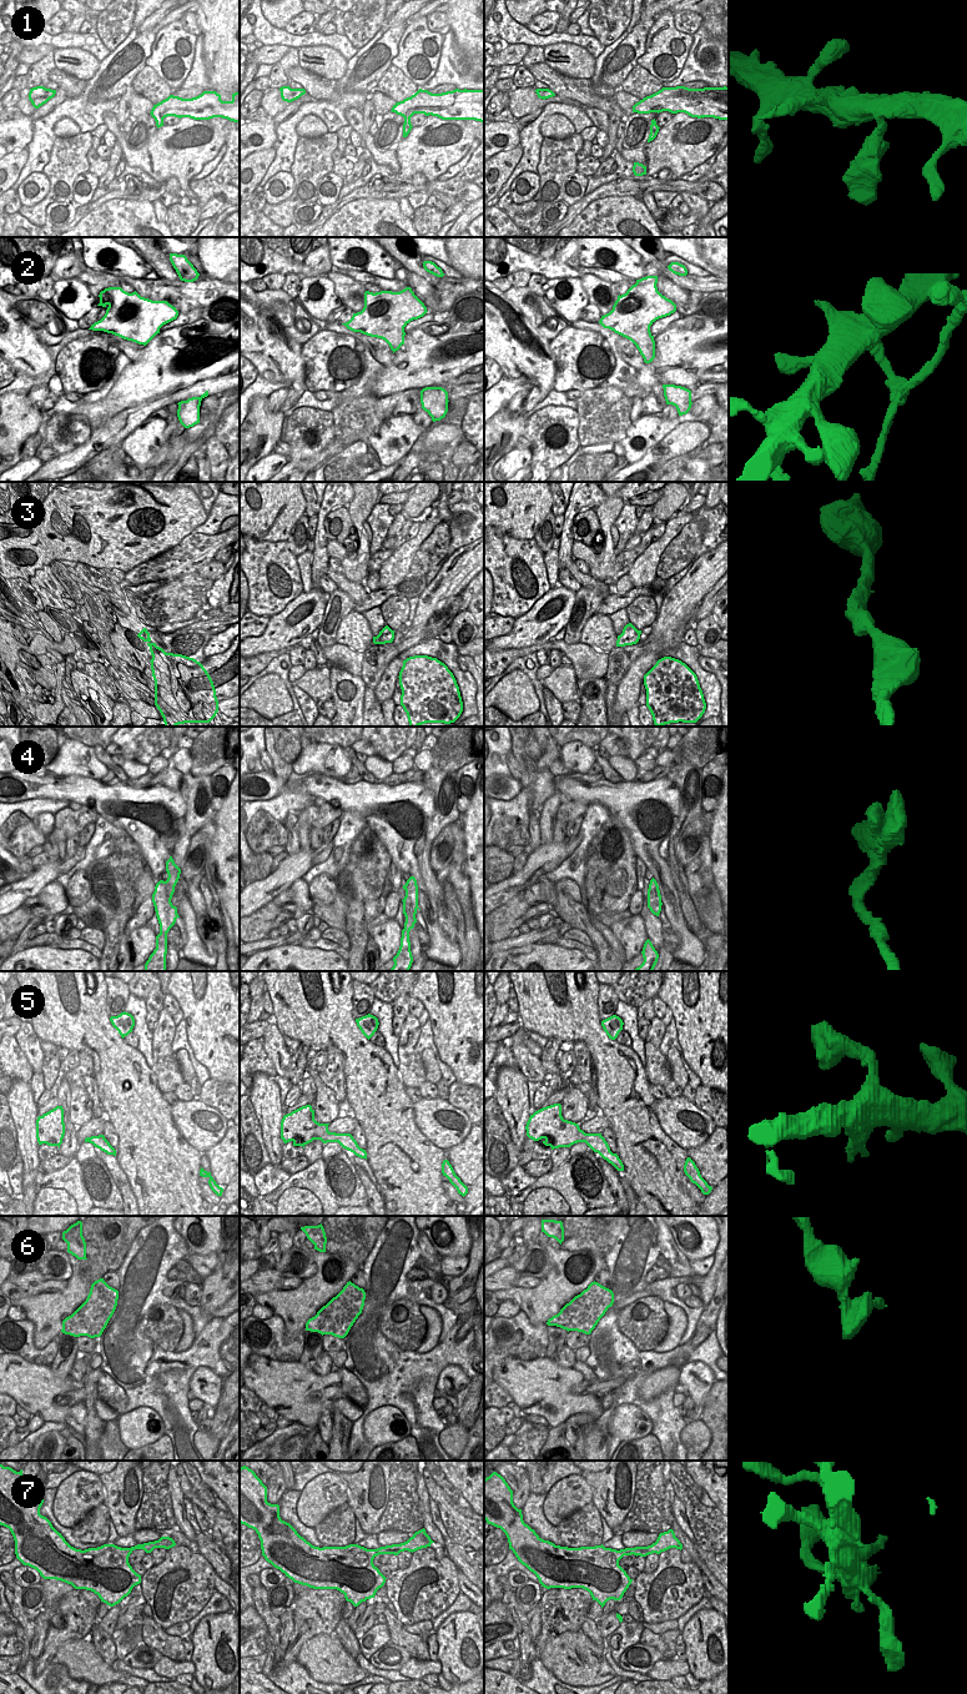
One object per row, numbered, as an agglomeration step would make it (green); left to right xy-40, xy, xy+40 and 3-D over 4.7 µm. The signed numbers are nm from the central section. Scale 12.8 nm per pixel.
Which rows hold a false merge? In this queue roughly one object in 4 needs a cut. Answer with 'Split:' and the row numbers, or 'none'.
Split: 2, 5, 6

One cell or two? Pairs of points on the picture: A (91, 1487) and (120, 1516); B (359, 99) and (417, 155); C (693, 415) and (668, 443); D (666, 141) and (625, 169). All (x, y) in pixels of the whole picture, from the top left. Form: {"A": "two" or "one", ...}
{"A": "two", "B": "two", "C": "two", "D": "two"}

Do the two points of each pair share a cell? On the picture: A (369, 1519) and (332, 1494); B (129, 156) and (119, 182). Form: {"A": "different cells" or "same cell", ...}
{"A": "different cells", "B": "different cells"}

